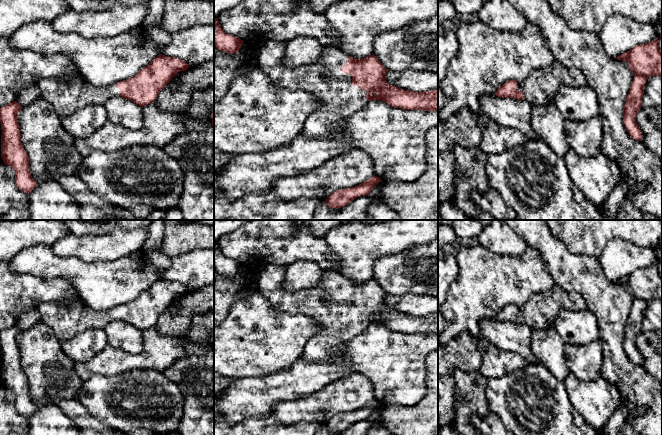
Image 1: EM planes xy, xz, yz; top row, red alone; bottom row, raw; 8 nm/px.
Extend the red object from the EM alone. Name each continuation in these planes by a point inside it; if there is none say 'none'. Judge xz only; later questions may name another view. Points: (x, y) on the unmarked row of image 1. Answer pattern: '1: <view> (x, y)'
1: xz (324, 304)

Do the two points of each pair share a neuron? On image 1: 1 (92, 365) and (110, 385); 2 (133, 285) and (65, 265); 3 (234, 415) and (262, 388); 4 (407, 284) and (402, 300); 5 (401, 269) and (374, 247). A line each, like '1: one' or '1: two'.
1: two
2: one
3: one
4: two
5: two

